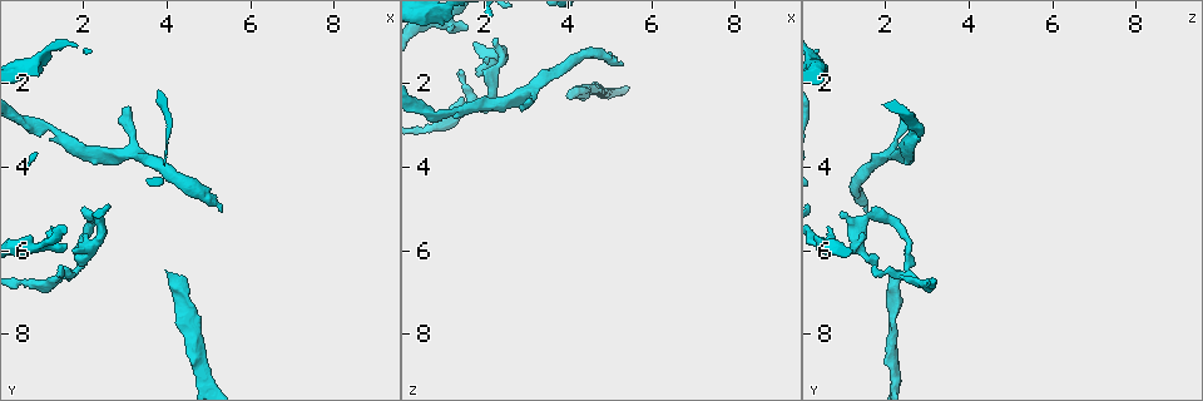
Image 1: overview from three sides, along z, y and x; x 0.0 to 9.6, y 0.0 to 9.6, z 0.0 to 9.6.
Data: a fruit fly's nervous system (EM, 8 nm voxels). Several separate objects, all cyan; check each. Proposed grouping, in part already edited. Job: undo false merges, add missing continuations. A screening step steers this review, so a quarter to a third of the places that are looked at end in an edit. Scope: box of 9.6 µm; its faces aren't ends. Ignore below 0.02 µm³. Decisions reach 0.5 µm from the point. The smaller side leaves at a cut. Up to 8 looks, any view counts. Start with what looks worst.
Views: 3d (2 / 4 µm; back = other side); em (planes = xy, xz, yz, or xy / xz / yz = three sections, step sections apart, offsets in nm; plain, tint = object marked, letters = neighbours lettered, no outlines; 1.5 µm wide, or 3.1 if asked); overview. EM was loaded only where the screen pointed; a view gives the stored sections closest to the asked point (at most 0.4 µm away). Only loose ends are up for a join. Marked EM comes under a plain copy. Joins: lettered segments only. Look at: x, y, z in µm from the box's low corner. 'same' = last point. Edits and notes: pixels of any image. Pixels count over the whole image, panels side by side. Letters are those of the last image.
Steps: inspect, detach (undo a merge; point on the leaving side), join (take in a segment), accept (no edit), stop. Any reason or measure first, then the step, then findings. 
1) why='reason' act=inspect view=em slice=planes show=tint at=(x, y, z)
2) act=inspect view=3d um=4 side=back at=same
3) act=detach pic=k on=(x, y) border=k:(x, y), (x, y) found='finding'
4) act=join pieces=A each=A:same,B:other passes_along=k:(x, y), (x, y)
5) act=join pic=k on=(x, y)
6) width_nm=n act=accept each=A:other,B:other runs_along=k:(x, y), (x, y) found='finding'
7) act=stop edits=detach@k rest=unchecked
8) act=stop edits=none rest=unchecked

why='branch stops here' act=inspect view=3d um=2 at=(4.00, 6.50, 2.30)

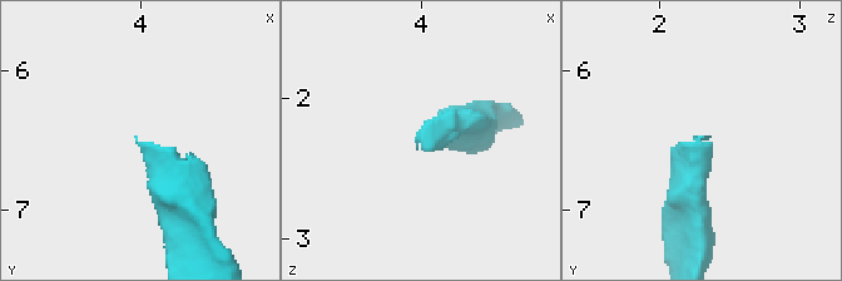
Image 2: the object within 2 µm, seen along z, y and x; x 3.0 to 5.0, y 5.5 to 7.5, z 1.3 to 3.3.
act=inspect view=em slice=planes show=tint at=(3.94, 6.46, 2.34)

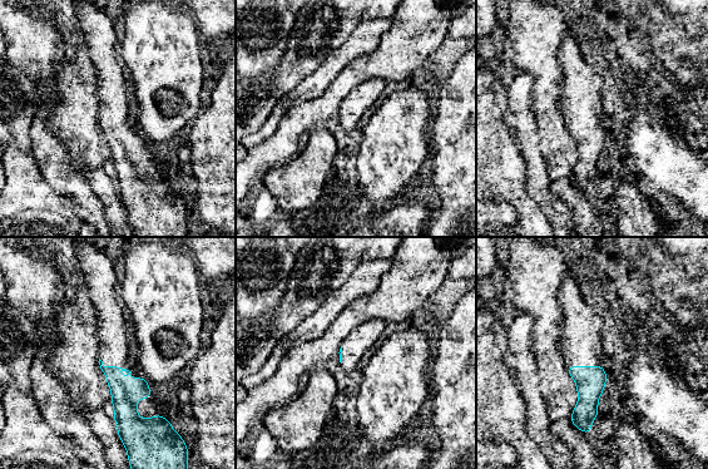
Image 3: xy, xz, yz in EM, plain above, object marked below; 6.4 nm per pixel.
act=inspect view=em slice=planes show=letters at=same

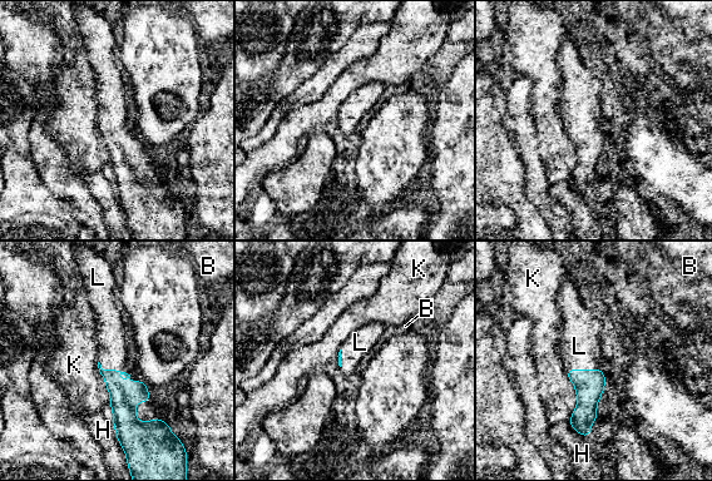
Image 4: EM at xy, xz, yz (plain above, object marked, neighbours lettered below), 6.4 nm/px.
act=join pieces=L each=B:other,H:other,K:other,L:same found='it goes on there'

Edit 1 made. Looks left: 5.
why='see it whole again' act=inspect view=overview

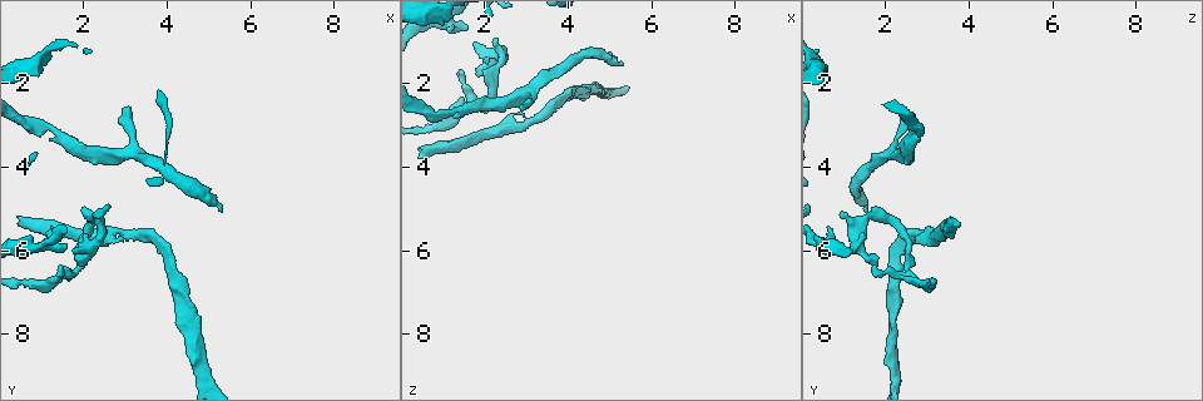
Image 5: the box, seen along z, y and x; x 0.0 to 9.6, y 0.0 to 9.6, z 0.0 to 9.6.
why='an open end' act=inspect view=em slice=xz step=8 show=letters at=(2.35, 5.10, 0.90)

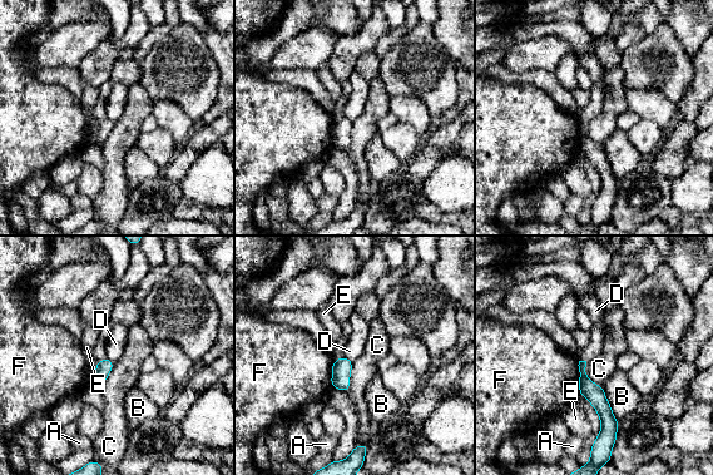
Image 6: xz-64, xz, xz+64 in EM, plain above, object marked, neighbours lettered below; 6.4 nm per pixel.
why='cut it another way' act=inspect view=em slice=planes show=letters at=same

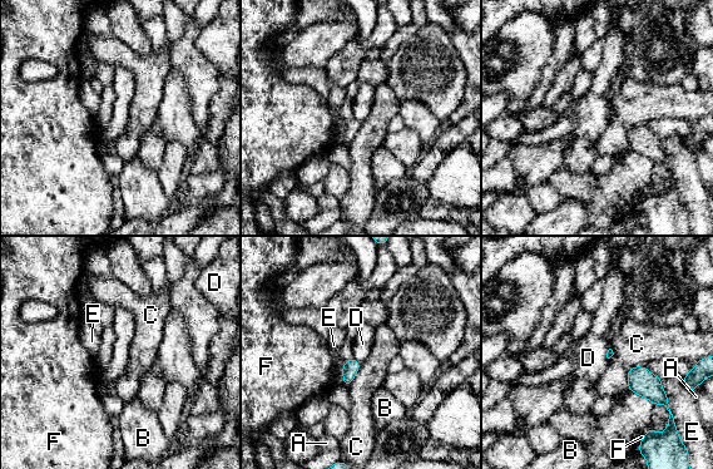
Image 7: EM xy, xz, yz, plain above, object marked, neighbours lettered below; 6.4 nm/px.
act=accept each=A:other,B:other,C:other,D:other,E:other,F:other border=7:(353, 358), (360, 363) found='no lettered segment goes on from it'

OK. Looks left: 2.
why='tapers out' act=inspect view=em slice=planes show=letters at=(2.95, 2.55, 2.40)

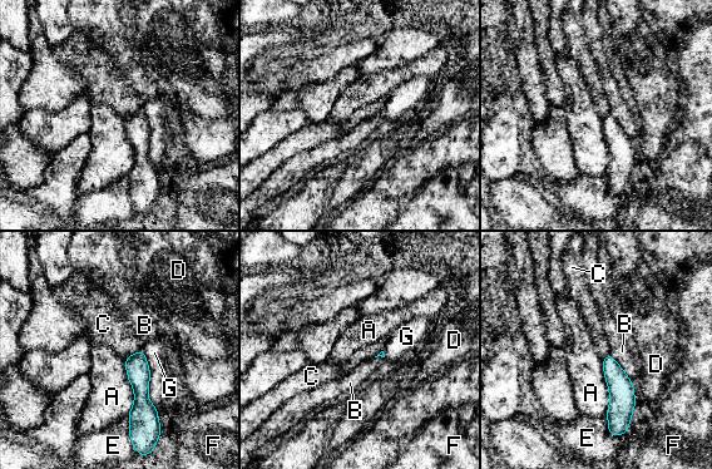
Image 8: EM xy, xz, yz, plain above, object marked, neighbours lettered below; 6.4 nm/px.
act=accept each=A:other,B:other,C:other,D:other,E:other,F:other,G:other border=8:(142, 349), (125, 358) found='no lettered segment goes on from it'

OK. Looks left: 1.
act=stop edits=join@4 rest=unchecked

